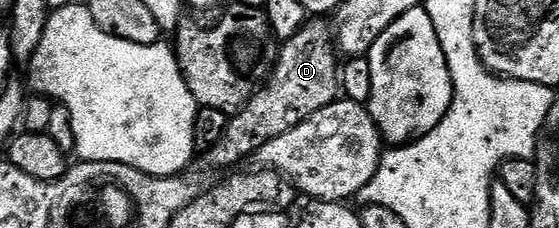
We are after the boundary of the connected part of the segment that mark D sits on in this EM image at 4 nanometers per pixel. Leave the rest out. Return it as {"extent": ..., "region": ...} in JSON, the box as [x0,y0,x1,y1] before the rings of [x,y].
{"extent":[201,18,339,169],"region":[[[321,18],[310,19],[295,34],[295,38],[284,41],[277,53],[277,62],[268,80],[258,88],[257,93],[245,108],[232,113],[221,140],[203,152],[201,164],[205,168],[234,169],[240,160],[252,157],[271,138],[287,134],[299,126],[311,114],[323,110],[339,96],[339,52],[335,47],[335,32],[325,25]]]}

